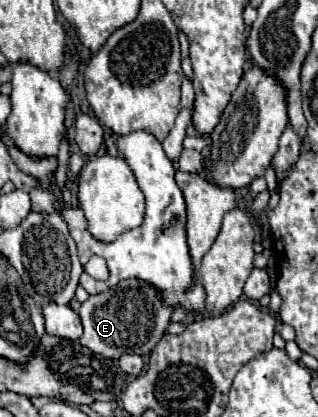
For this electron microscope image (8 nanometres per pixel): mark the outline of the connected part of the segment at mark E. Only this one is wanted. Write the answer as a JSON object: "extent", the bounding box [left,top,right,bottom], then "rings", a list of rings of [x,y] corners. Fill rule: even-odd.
{"extent":[79,282,173,358],"rings":[[[119,282],[119,286],[115,286],[109,296],[89,296],[89,300],[81,304],[79,318],[85,332],[79,342],[103,358],[119,358],[123,354],[149,356],[153,346],[163,336],[171,312],[173,310],[167,310],[167,306],[159,302],[159,294],[155,294],[147,282]]]}

